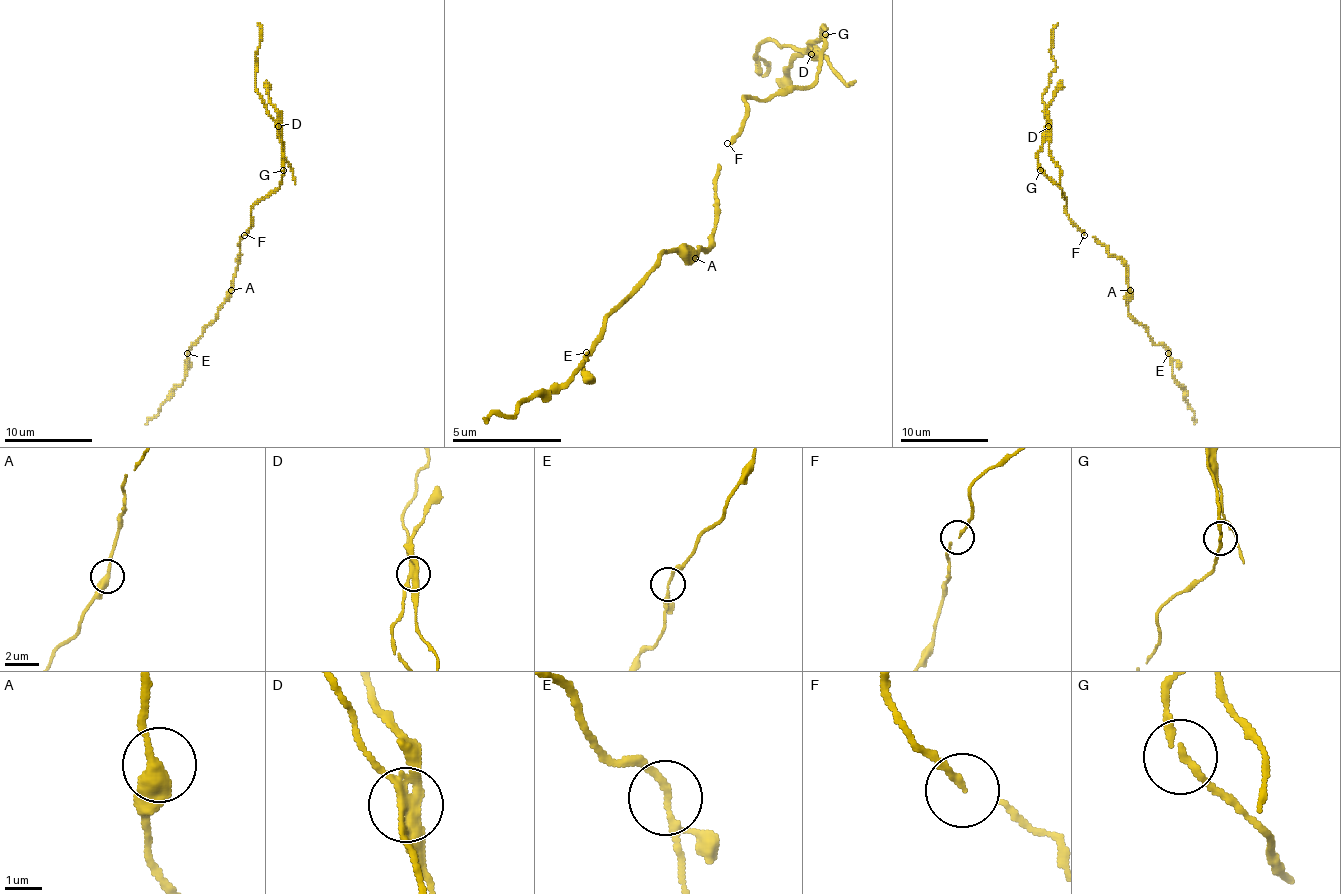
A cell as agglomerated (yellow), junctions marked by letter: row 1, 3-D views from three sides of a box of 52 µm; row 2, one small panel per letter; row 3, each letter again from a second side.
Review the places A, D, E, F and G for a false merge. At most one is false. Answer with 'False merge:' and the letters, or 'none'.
False merge: D

